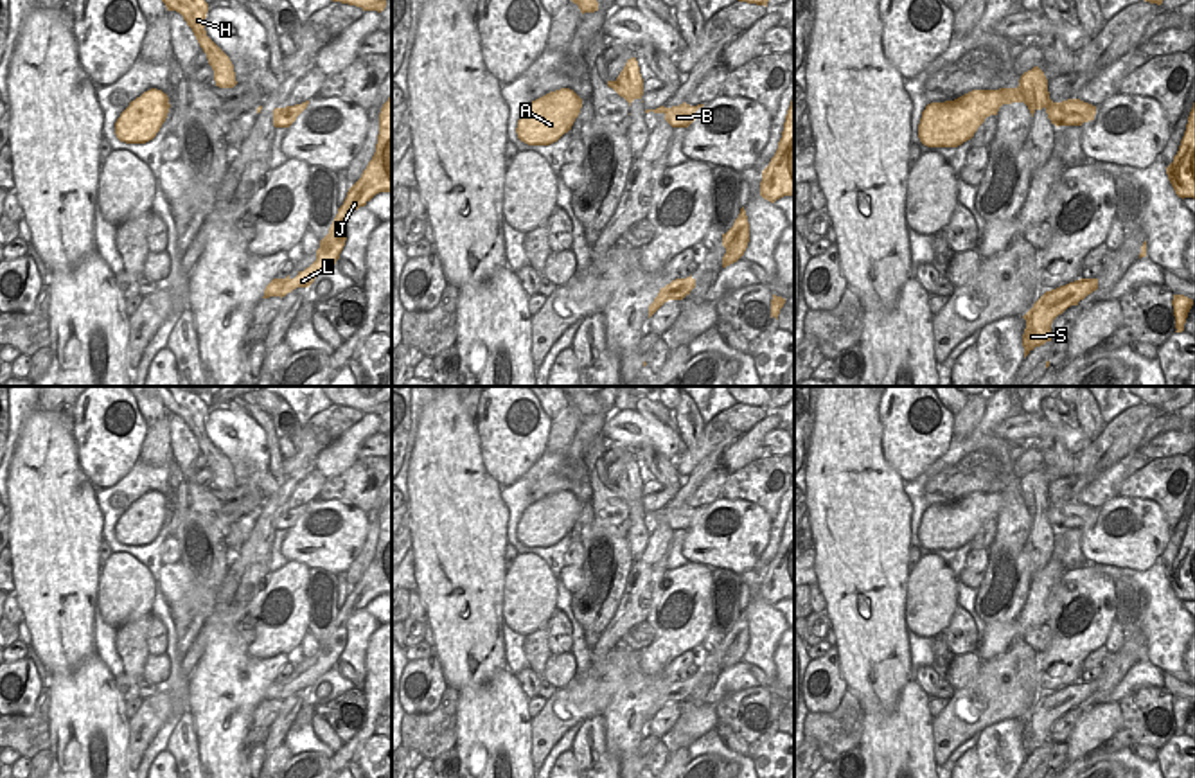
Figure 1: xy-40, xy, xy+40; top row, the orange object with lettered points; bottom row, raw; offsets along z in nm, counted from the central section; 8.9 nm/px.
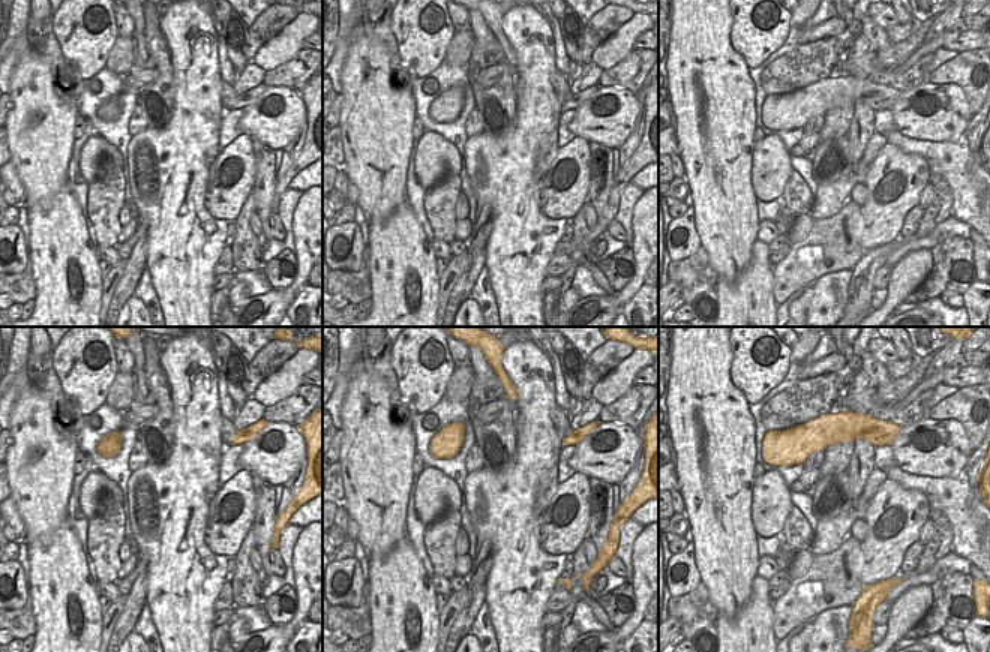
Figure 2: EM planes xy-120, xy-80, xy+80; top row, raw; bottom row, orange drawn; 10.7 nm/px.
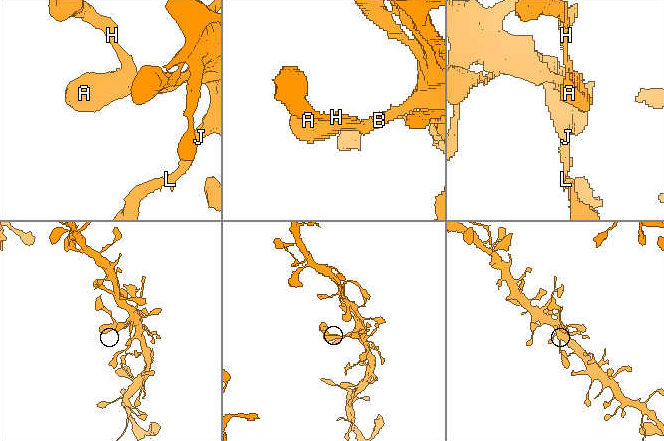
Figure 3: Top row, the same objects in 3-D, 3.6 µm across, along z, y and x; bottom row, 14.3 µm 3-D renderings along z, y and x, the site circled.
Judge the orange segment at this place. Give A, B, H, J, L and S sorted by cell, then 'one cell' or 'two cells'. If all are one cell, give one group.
groups A B J L S / H; two cells

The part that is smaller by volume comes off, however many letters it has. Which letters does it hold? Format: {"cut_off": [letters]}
{"cut_off": ["H"]}

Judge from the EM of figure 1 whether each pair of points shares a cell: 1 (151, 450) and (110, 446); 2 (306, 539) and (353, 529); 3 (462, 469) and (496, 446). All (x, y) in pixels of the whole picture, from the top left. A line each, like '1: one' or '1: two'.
1: two
2: one
3: two

